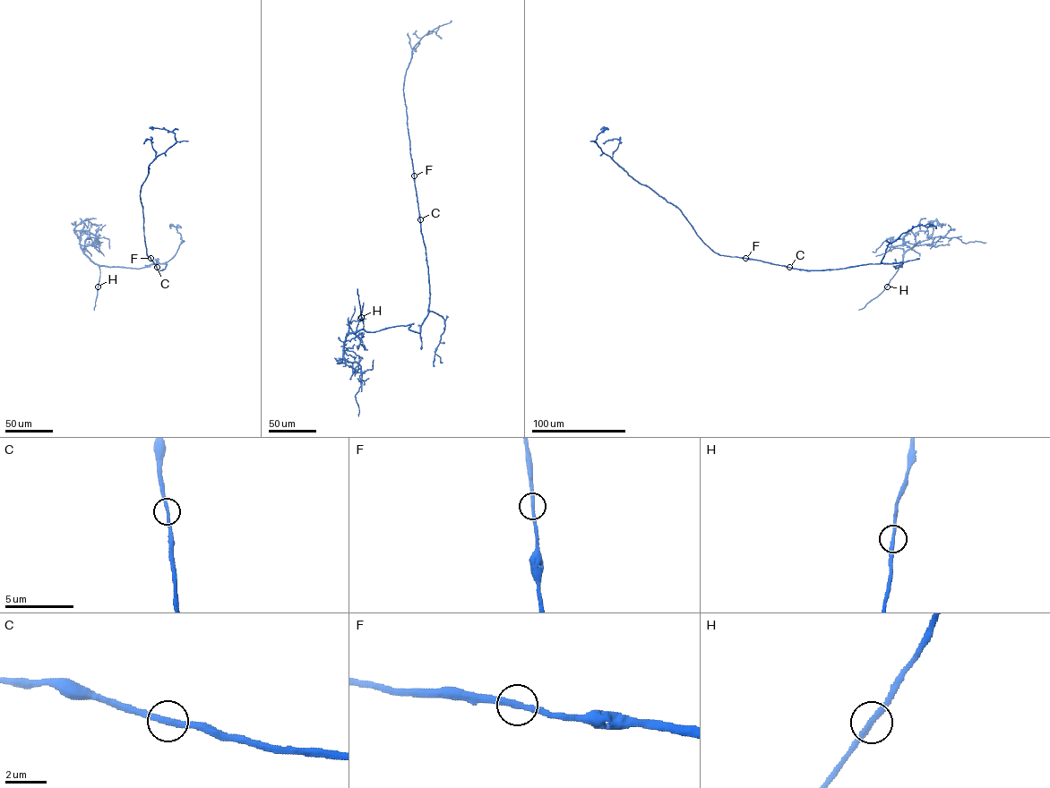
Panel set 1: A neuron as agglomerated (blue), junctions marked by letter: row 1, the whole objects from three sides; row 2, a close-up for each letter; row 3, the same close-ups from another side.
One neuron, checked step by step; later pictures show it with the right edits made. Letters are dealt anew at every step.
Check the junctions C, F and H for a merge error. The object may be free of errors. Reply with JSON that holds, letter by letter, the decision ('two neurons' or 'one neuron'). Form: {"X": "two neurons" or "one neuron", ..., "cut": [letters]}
{"C": "one neuron", "F": "one neuron", "H": "one neuron", "cut": []}

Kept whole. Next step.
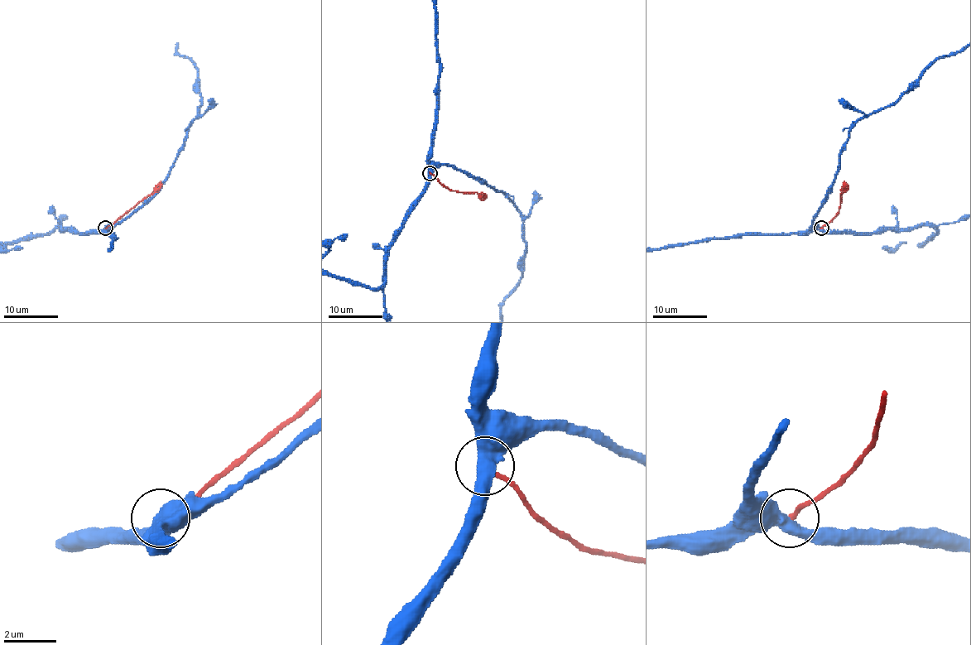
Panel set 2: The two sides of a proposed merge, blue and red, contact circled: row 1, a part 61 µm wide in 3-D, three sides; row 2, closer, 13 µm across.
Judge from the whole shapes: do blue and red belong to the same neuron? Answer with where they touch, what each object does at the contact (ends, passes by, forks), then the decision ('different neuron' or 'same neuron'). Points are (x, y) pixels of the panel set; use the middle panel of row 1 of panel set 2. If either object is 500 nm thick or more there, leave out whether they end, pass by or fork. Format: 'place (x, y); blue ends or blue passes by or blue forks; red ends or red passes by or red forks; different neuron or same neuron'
place (430, 173); different neuron

